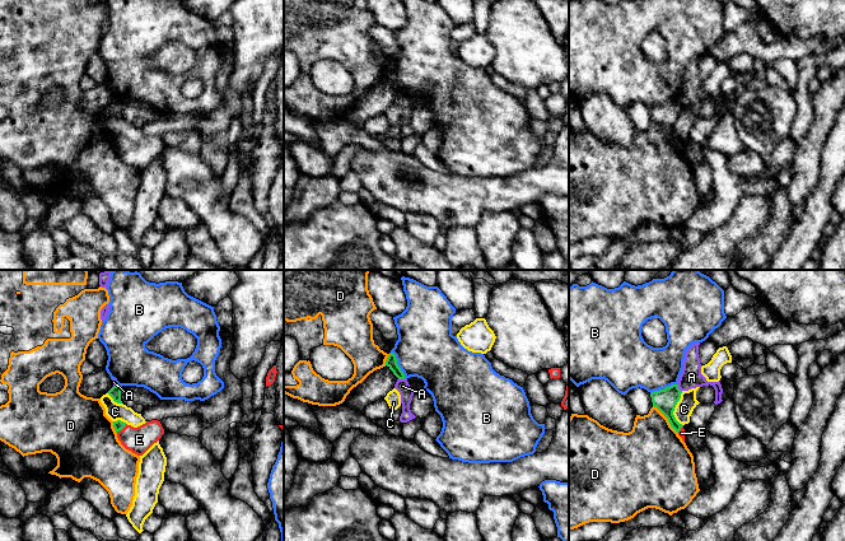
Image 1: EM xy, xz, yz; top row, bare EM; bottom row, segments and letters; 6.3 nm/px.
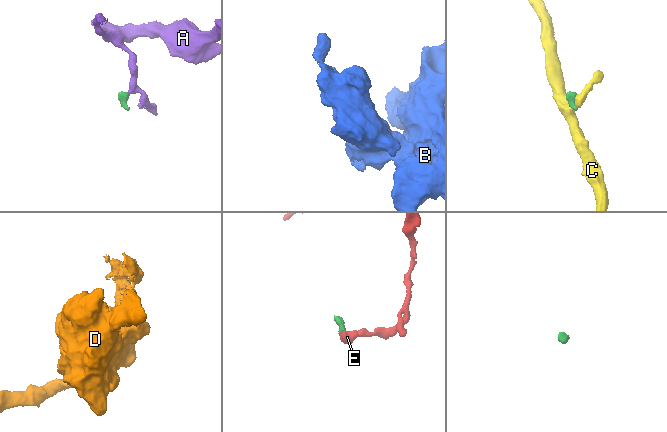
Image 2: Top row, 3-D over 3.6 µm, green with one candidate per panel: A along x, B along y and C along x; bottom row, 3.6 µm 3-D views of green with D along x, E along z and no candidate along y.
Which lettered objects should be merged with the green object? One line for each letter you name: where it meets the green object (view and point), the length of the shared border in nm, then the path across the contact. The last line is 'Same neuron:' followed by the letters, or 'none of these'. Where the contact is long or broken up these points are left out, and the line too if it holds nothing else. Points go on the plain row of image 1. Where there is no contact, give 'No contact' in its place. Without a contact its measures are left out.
E: Touches green at xy (121, 144). Shared border 90 nm. Path across: xy (118, 140), (121, 144), (131, 153), (139, 154)
Same neuron: E

